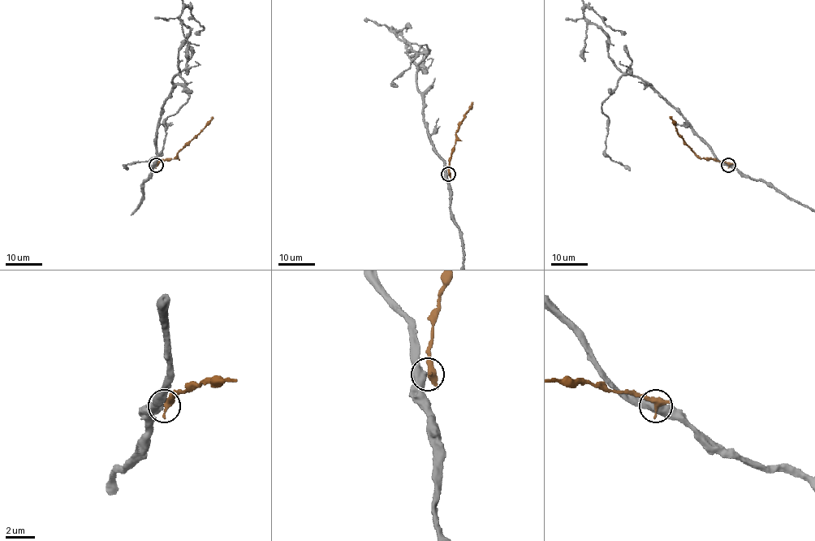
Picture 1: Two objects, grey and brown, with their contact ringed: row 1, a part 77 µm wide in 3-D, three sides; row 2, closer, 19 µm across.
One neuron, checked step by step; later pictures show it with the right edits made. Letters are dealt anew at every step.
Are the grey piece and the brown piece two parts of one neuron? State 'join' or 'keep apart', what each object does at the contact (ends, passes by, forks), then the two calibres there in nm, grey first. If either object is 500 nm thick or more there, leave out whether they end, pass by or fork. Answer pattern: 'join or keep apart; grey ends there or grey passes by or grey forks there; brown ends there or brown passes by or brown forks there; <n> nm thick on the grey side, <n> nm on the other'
keep apart; 500 nm thick on the grey side, 550 nm on the other

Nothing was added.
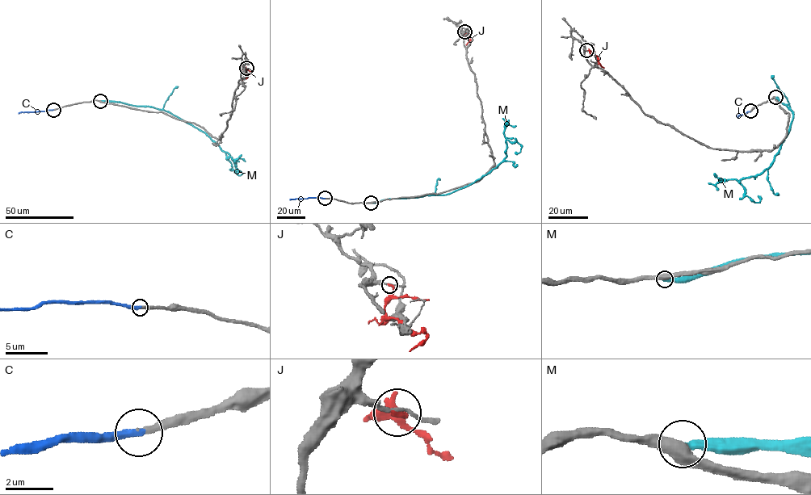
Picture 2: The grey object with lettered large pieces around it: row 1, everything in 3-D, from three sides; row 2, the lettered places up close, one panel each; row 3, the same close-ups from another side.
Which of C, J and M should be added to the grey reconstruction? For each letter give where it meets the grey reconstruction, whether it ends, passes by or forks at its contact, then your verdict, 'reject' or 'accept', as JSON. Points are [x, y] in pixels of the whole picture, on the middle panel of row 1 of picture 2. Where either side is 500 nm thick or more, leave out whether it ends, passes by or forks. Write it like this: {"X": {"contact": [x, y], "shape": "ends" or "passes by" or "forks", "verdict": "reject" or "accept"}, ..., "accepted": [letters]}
{"C": {"contact": [325, 198], "shape": "ends", "verdict": "accept"}, "J": {"contact": [464, 31], "shape": "ends", "verdict": "reject"}, "M": {"contact": [371, 203], "shape": "ends", "verdict": "reject"}, "accepted": ["C"]}

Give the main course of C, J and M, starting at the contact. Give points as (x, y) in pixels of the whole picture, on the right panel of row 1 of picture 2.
C: (750, 111), (737, 117)
J: (586, 50), (590, 50), (597, 56), (603, 68)
M: (776, 97), (787, 104), (793, 116), (789, 131), (768, 169), (740, 181), (745, 195), (759, 202), (758, 195)

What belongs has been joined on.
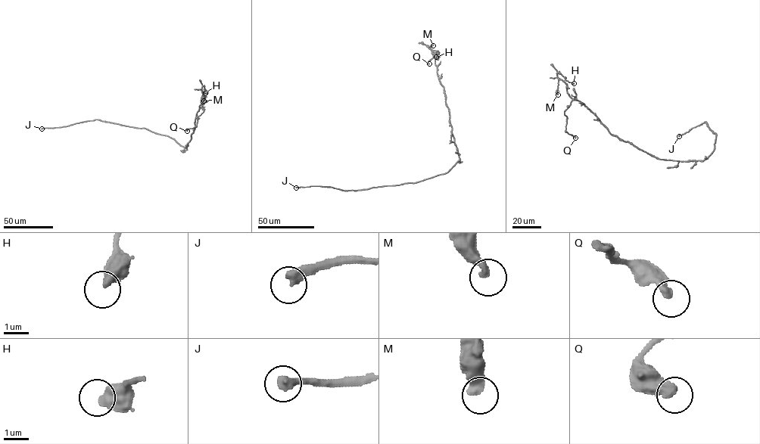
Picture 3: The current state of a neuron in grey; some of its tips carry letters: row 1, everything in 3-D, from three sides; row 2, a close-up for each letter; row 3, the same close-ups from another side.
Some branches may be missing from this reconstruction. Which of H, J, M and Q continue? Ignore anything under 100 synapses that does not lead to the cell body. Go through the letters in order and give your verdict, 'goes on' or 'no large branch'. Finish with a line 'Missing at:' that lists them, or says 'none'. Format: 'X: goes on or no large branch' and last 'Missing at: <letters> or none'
H: no large branch
J: goes on
M: no large branch
Q: no large branch
Missing at: J

